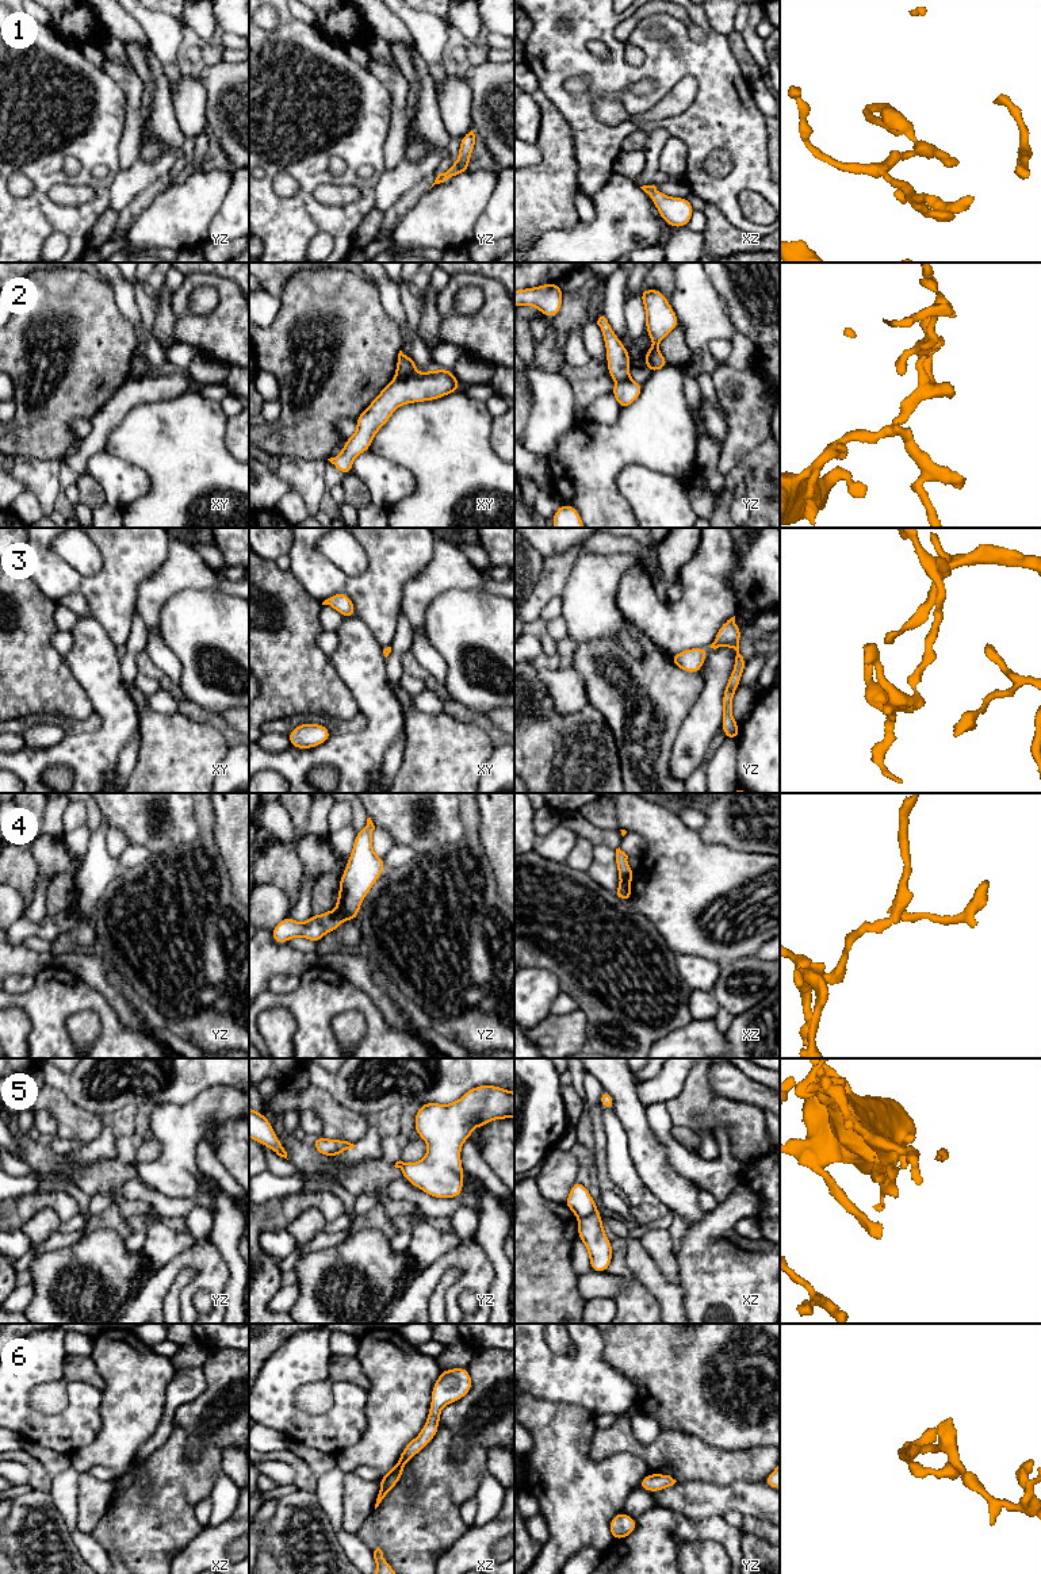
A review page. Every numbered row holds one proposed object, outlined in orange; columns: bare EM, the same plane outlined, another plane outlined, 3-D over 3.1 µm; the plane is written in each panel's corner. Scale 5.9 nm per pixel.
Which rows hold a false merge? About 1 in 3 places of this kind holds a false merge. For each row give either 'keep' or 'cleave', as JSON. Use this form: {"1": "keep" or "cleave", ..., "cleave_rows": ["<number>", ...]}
{"1": "keep", "2": "cleave", "3": "keep", "4": "cleave", "5": "cleave", "6": "keep", "cleave_rows": ["2", "4", "5"]}

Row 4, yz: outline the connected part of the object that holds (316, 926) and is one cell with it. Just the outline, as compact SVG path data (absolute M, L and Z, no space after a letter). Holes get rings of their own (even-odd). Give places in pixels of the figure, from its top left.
M336 909L324 912L318 916L311 915L305 923L295 922L287 916L272 928L272 937L276 943L286 943L294 937L311 939L317 943L321 941L324 934L330 931L334 932L341 922L342 918Z

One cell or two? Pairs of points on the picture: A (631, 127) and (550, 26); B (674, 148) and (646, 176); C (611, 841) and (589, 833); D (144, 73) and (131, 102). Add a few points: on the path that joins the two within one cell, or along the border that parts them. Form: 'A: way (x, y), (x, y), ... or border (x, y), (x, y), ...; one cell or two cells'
A: way (596, 130), (554, 88), (552, 61); one cell
B: border (670, 137), (661, 153), (658, 169); two cells
C: way (605, 837), (594, 834); one cell
D: border (133, 72), (142, 84), (141, 111); two cells

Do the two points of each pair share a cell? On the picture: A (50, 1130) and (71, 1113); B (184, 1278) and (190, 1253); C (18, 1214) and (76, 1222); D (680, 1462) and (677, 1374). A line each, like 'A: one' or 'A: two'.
A: two
B: two
C: two
D: two

